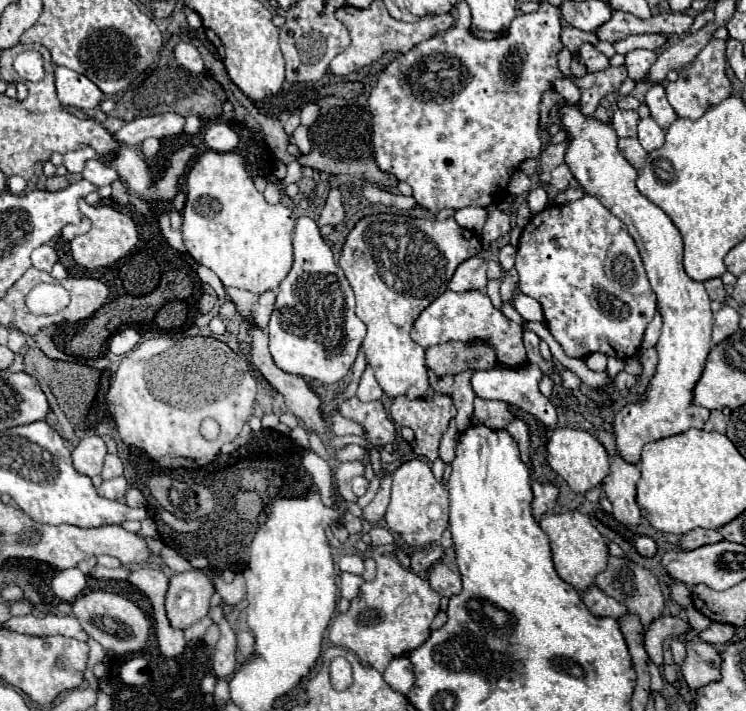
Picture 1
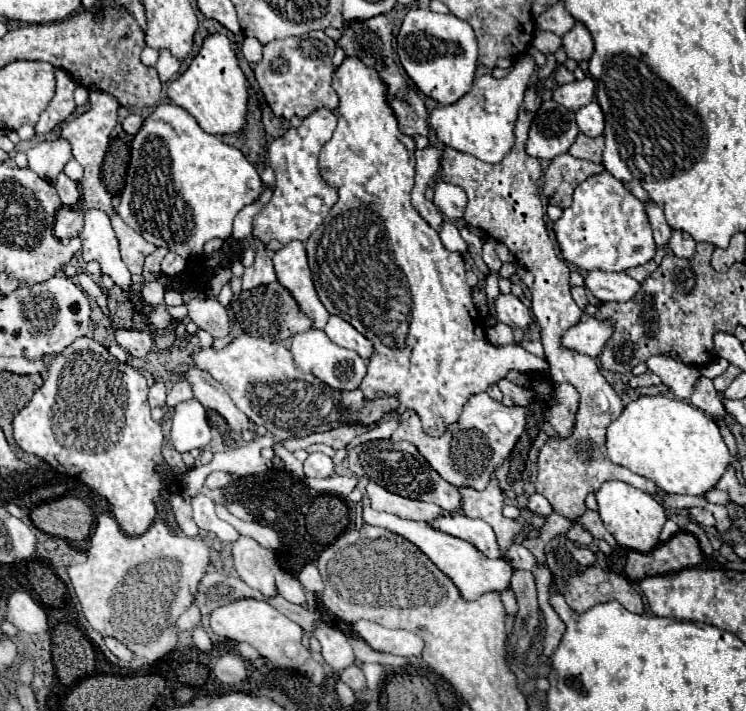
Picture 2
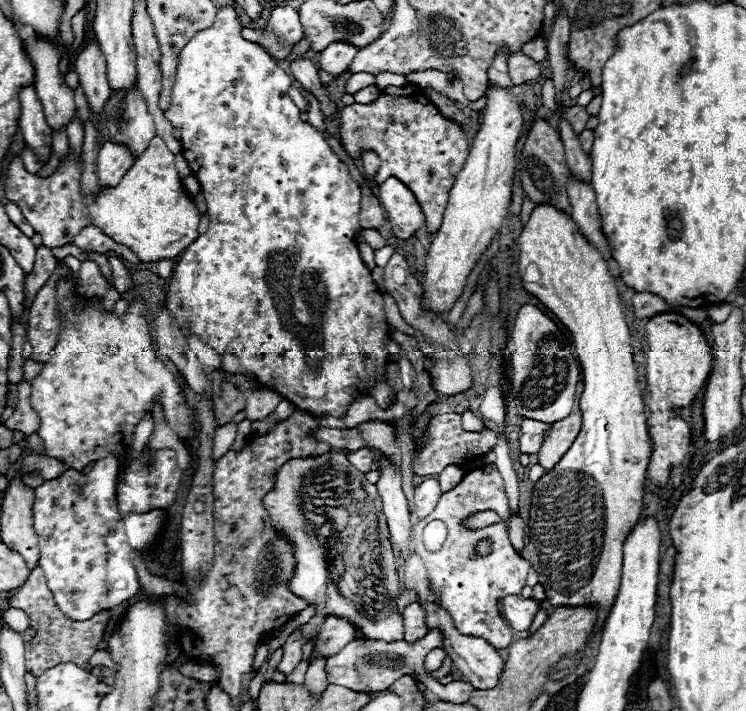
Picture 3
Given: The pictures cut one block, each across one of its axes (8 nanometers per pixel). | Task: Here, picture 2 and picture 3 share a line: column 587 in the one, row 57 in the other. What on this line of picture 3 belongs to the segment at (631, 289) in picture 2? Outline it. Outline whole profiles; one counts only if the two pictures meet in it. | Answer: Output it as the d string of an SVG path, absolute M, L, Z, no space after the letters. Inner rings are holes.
M292 6L274 8L264 27L260 29L244 28L242 34L250 42L264 46L268 54L280 60L286 60L290 56L290 48L288 44L284 44L284 40L298 42L304 36L302 24L298 18L298 10L294 10Z

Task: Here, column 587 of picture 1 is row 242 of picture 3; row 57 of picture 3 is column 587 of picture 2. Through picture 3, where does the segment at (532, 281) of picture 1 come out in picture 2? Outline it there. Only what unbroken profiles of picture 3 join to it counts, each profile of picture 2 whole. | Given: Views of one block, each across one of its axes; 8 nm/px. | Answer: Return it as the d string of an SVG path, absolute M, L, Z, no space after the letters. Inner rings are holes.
M606 170L578 184L572 206L564 210L564 216L558 222L554 222L554 230L562 258L586 272L594 268L624 272L646 264L656 254L656 244L642 202Z

